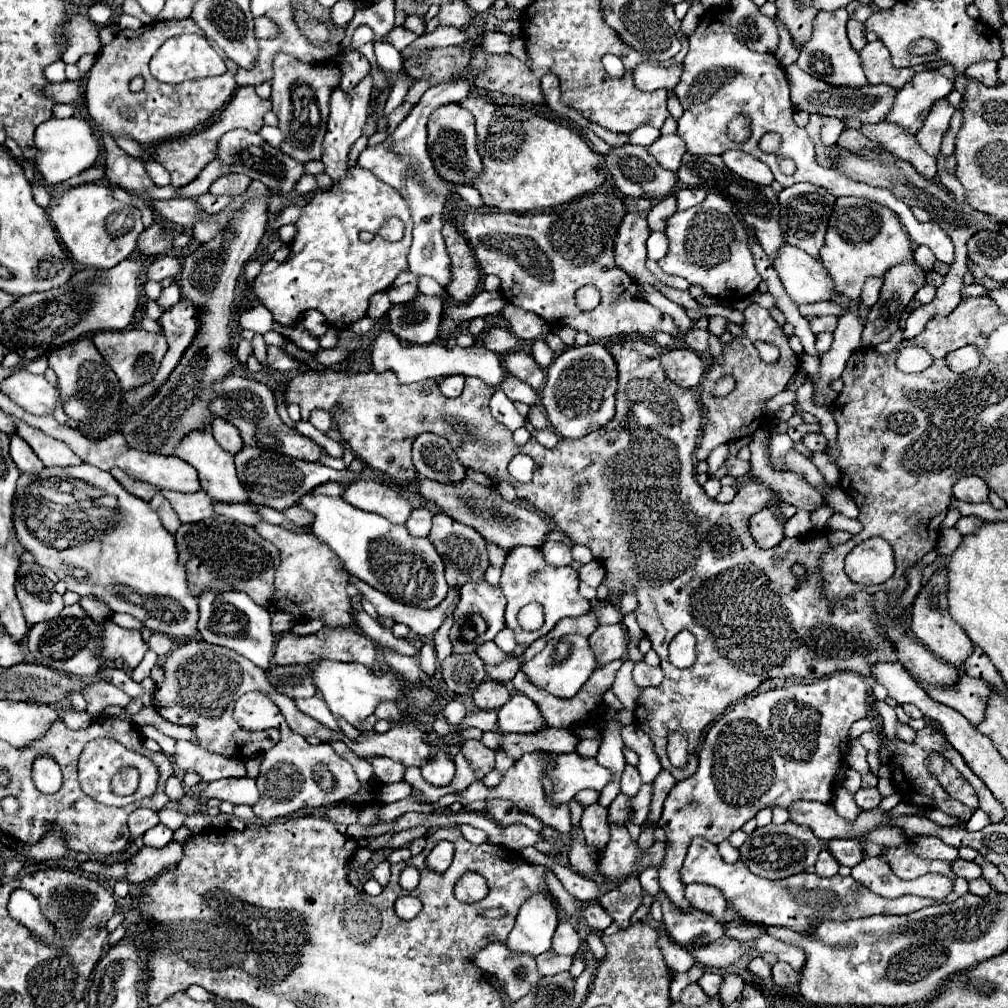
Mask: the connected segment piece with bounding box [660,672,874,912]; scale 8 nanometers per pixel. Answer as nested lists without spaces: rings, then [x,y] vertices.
[[[837,672],[810,684],[792,684],[786,688],[760,692],[756,696],[746,696],[744,700],[736,702],[722,718],[718,718],[710,726],[698,752],[696,774],[678,782],[670,790],[660,818],[660,826],[666,830],[666,840],[670,842],[664,866],[660,868],[660,886],[672,904],[684,912],[690,908],[690,902],[684,898],[684,884],[680,882],[678,872],[692,838],[702,836],[712,844],[720,844],[744,822],[754,818],[760,808],[790,808],[800,800],[816,800],[824,804],[830,802],[834,778],[848,754],[850,726],[856,720],[870,716],[872,710],[874,706],[870,704],[868,682],[864,682],[864,678],[854,672]]]

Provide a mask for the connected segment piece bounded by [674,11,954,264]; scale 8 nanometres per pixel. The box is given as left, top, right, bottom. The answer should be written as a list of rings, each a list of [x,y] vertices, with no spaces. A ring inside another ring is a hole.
[[[725,11],[717,13],[717,18],[711,13],[705,14],[699,24],[696,32],[688,36],[690,50],[682,62],[684,70],[680,82],[674,88],[674,94],[680,98],[680,104],[684,108],[684,116],[678,120],[676,134],[686,142],[690,154],[694,156],[722,154],[730,148],[738,148],[768,164],[774,174],[774,180],[780,182],[784,188],[796,182],[812,182],[816,186],[824,186],[826,190],[832,190],[832,194],[836,196],[858,196],[858,198],[866,198],[868,202],[876,202],[884,208],[890,208],[898,216],[898,220],[902,222],[902,226],[906,228],[914,244],[928,246],[934,252],[936,260],[940,262],[950,264],[954,260],[954,246],[936,222],[918,222],[912,216],[910,208],[886,188],[872,188],[864,182],[844,176],[842,172],[820,168],[816,164],[814,142],[810,140],[806,130],[798,128],[792,120],[794,108],[790,106],[790,88],[786,82],[784,68],[774,58],[774,54],[758,54],[746,48],[740,40],[736,40],[736,36],[730,30],[730,18]],[[740,114],[750,120],[750,136],[748,140],[734,144],[726,134],[726,126],[734,116]],[[766,132],[778,132],[782,136],[782,144],[776,154],[764,154],[758,148],[758,140]],[[780,158],[792,158],[796,162],[796,174],[792,176],[782,174],[778,166]]]

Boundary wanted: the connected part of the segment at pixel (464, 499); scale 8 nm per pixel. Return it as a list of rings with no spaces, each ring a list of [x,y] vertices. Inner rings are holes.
[[[418,478],[416,484],[412,484],[414,494],[422,496],[428,502],[434,502],[442,514],[450,516],[452,520],[472,526],[486,542],[496,544],[498,548],[510,552],[516,546],[532,546],[540,548],[546,542],[546,534],[552,530],[550,522],[542,518],[534,508],[526,508],[518,502],[508,502],[502,498],[502,494],[494,486],[478,484],[470,478],[464,478],[460,482],[442,484],[428,478]]]

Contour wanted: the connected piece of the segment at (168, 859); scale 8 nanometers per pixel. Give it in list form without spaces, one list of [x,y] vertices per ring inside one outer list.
[[[172,840],[170,844],[166,844],[164,848],[140,848],[138,854],[134,858],[128,860],[128,868],[126,868],[126,880],[132,884],[140,884],[146,882],[150,878],[160,876],[166,868],[176,866],[184,856],[182,844]]]

